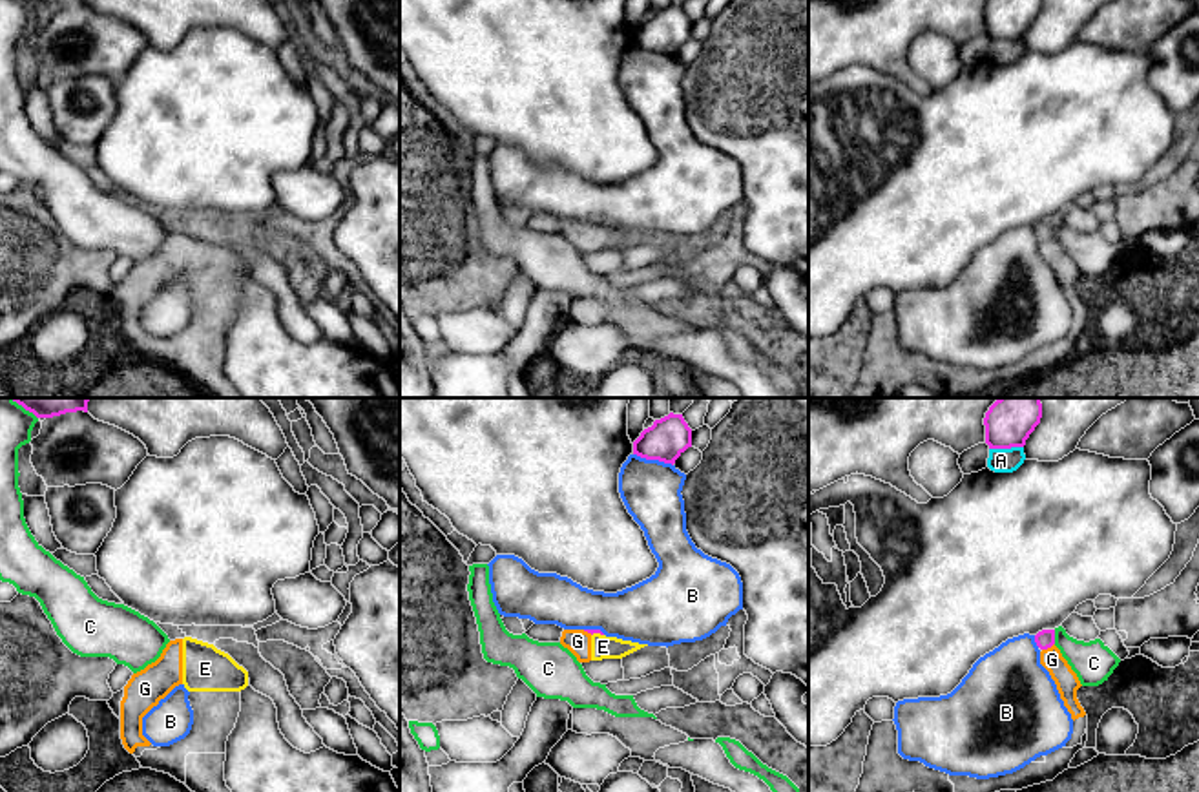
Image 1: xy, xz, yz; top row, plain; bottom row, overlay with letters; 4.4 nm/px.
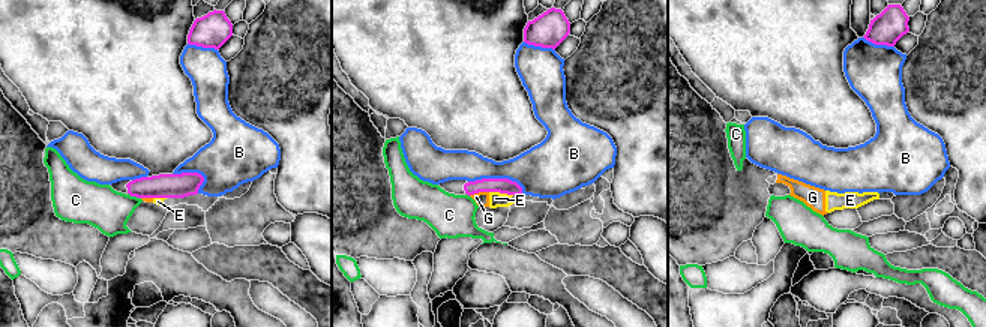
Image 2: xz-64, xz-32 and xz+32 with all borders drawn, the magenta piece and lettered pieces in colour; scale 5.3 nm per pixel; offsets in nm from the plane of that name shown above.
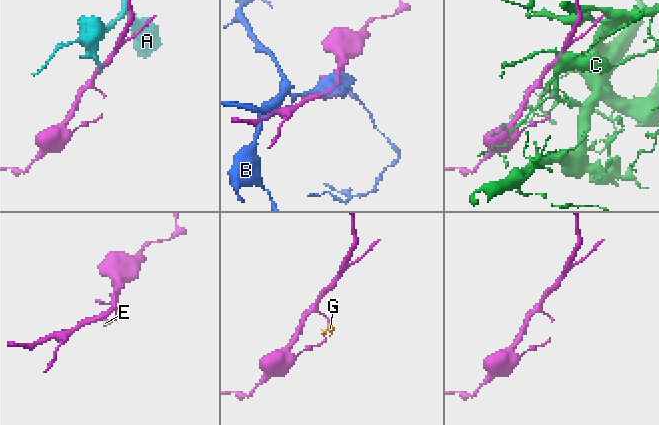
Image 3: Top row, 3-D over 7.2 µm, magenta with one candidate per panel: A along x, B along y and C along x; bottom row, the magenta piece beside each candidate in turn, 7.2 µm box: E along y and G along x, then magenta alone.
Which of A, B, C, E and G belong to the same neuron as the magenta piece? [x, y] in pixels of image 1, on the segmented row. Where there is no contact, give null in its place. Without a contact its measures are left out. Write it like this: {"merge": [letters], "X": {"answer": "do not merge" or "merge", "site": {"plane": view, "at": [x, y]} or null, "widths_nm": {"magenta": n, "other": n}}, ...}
{"merge": [], "A": {"answer": "do not merge", "site": {"plane": "yz", "at": [1006, 448]}, "widths_nm": {"magenta": 220, "other": 110}}, "B": {"answer": "do not merge", "site": {"plane": "xz", "at": [654, 458]}, "widths_nm": {"magenta": 180, "other": 260}}, "C": {"answer": "do not merge", "site": {"plane": "yz", "at": [1053, 637]}, "widths_nm": {"magenta": 90, "other": 180}}, "E": {"answer": "do not merge", "site": {"plane": "xz", "at": [597, 632]}, "widths_nm": {"magenta": 20, "other": 100}}, "G": {"answer": "do not merge", "site": {"plane": "yz", "at": [1048, 646]}, "widths_nm": {"magenta": 90, "other": 100}}}

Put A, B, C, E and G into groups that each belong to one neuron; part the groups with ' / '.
A / B / C / E G

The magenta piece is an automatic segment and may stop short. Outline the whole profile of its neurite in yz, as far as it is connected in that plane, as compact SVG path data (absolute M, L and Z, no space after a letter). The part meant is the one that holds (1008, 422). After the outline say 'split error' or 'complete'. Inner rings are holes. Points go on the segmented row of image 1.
M998 398L984 418L985 443L989 449L1024 447L1040 418L1040 398Z | complete

